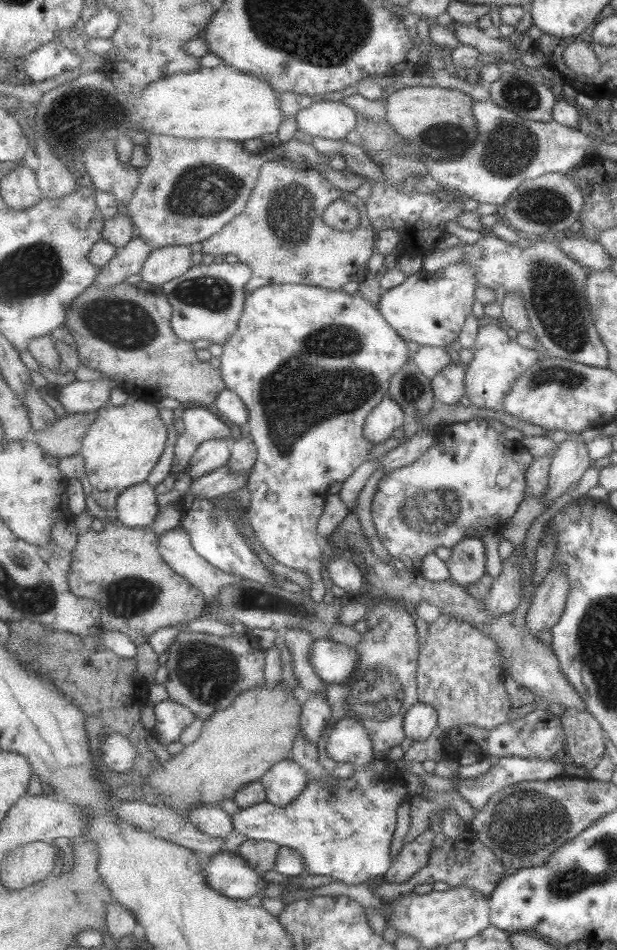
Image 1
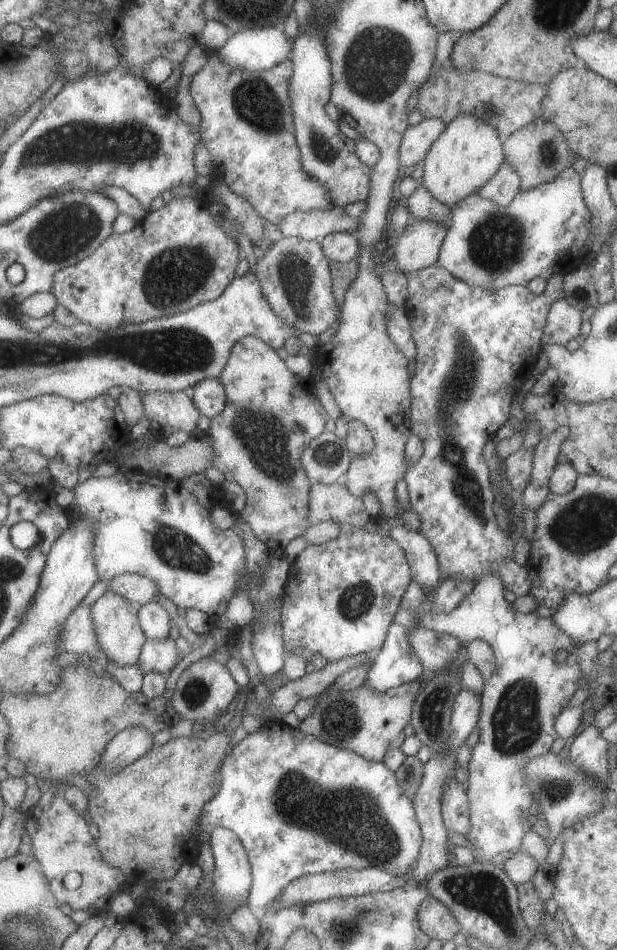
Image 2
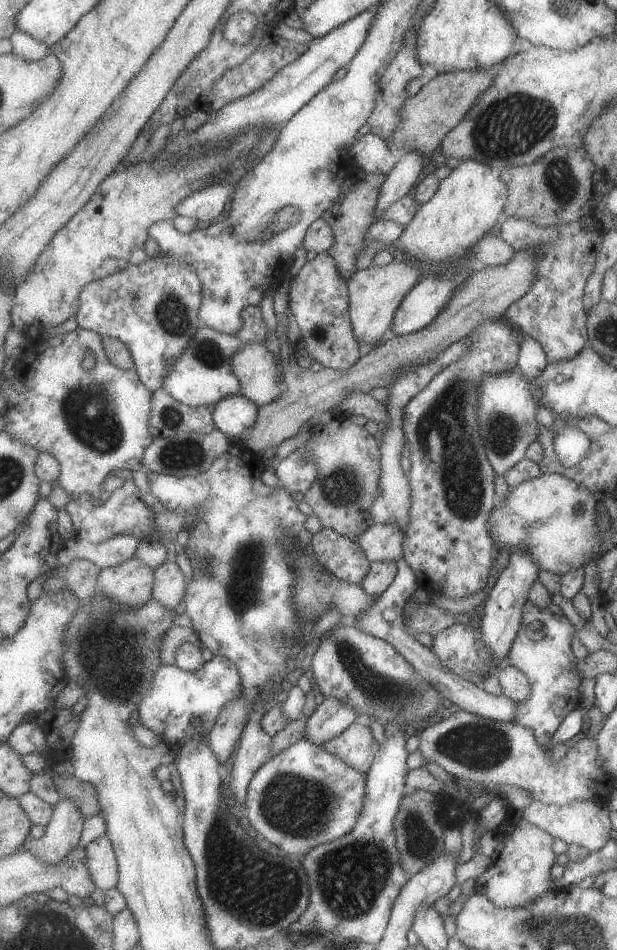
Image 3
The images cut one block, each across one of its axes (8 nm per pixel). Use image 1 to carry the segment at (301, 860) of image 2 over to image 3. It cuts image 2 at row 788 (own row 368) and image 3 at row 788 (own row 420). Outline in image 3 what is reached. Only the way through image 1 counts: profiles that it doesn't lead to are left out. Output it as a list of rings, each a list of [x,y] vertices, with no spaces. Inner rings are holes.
[[[302,738],[259,768],[251,781],[245,806],[255,830],[289,856],[303,856],[351,832],[360,818],[367,792],[368,775]]]

